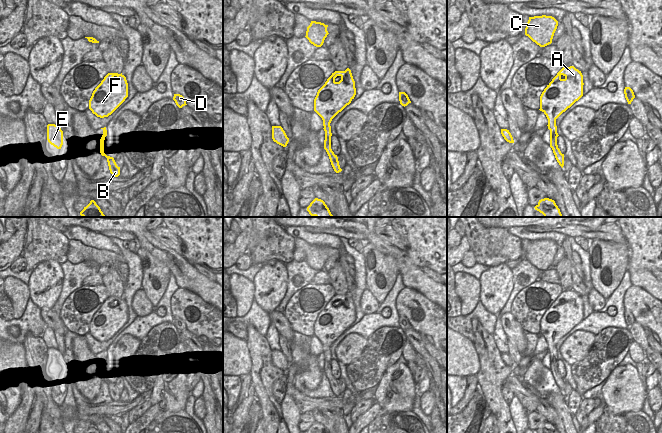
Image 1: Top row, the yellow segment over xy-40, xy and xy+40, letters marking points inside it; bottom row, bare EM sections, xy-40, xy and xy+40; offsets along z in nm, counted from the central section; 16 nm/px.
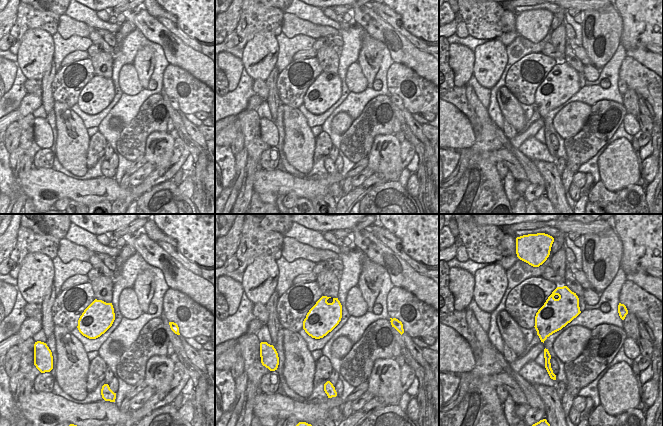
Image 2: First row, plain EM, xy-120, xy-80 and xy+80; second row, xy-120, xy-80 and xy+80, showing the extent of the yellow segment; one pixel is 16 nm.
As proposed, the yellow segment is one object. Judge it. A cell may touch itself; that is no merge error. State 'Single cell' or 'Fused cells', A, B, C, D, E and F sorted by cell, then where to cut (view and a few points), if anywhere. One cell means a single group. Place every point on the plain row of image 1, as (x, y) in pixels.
Single cell. Groups: A B C D E F. No split

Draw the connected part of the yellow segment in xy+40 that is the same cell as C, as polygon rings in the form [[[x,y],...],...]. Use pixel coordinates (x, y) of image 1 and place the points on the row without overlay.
[[[552,240],[529,241],[525,259],[540,271],[545,271],[552,267],[557,250],[558,245]]]

